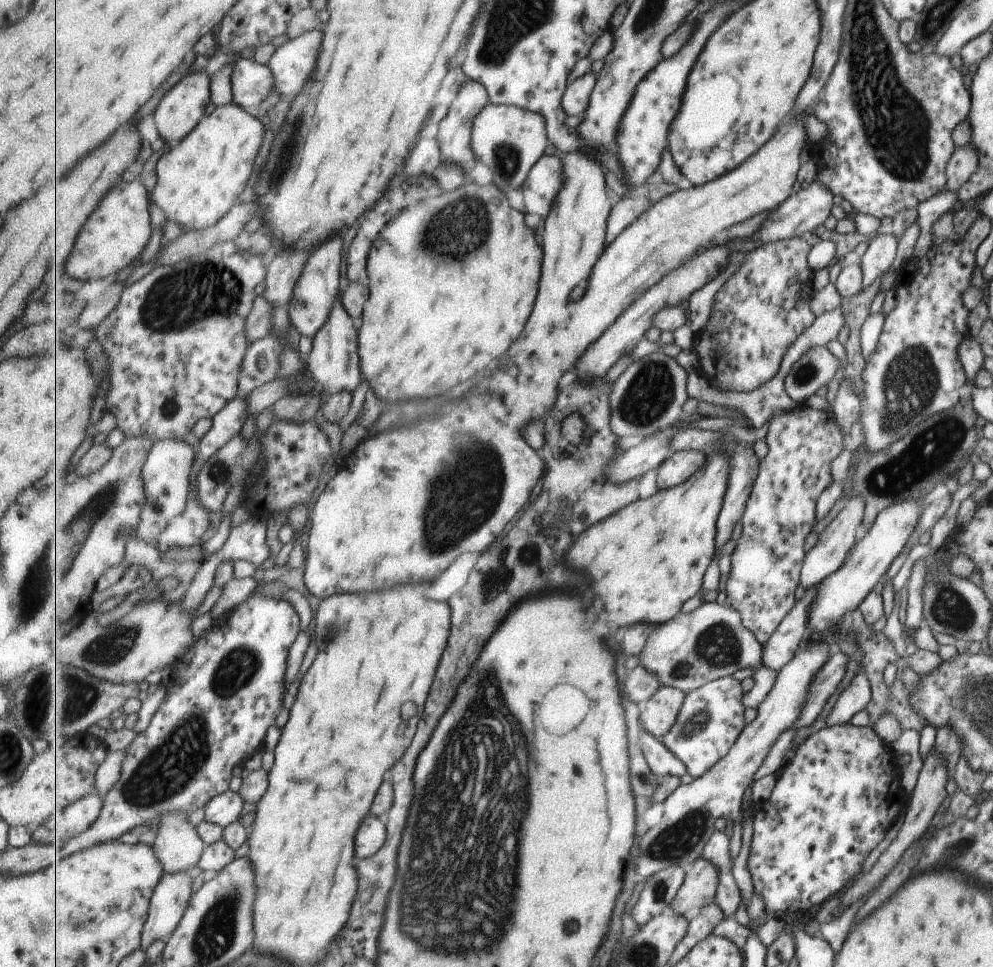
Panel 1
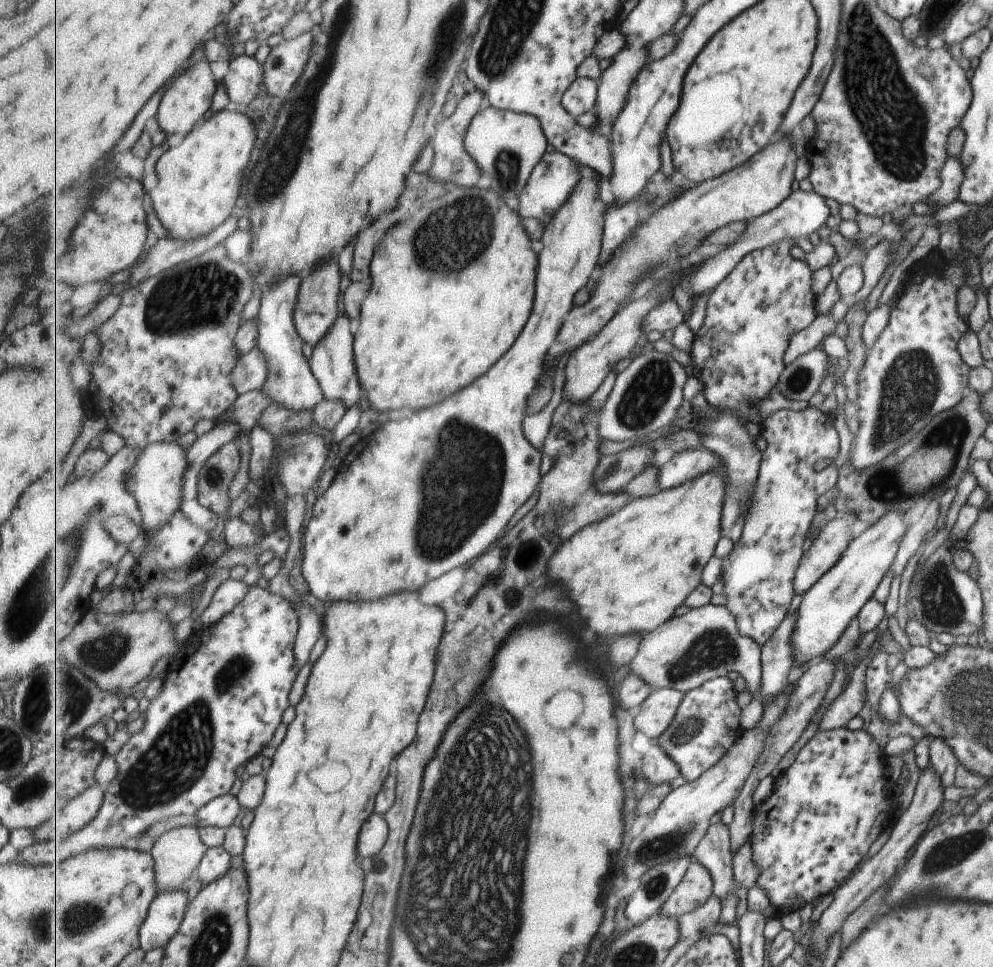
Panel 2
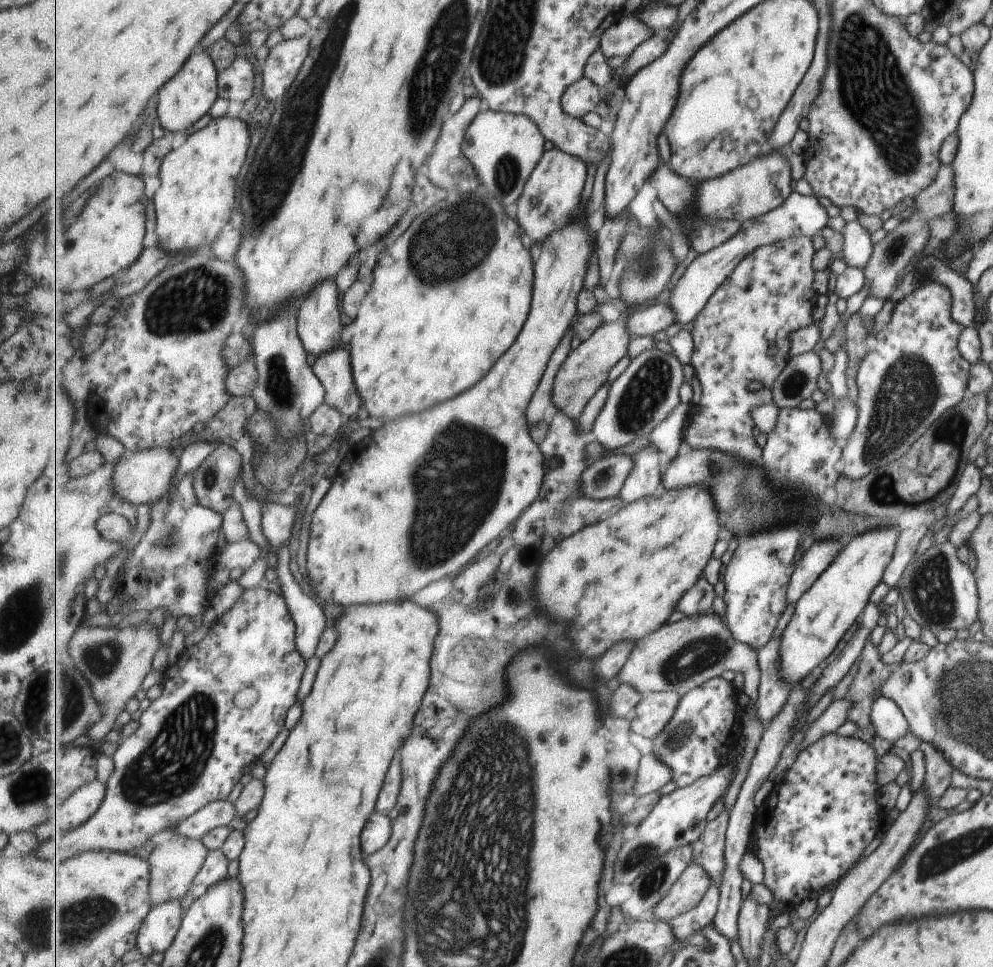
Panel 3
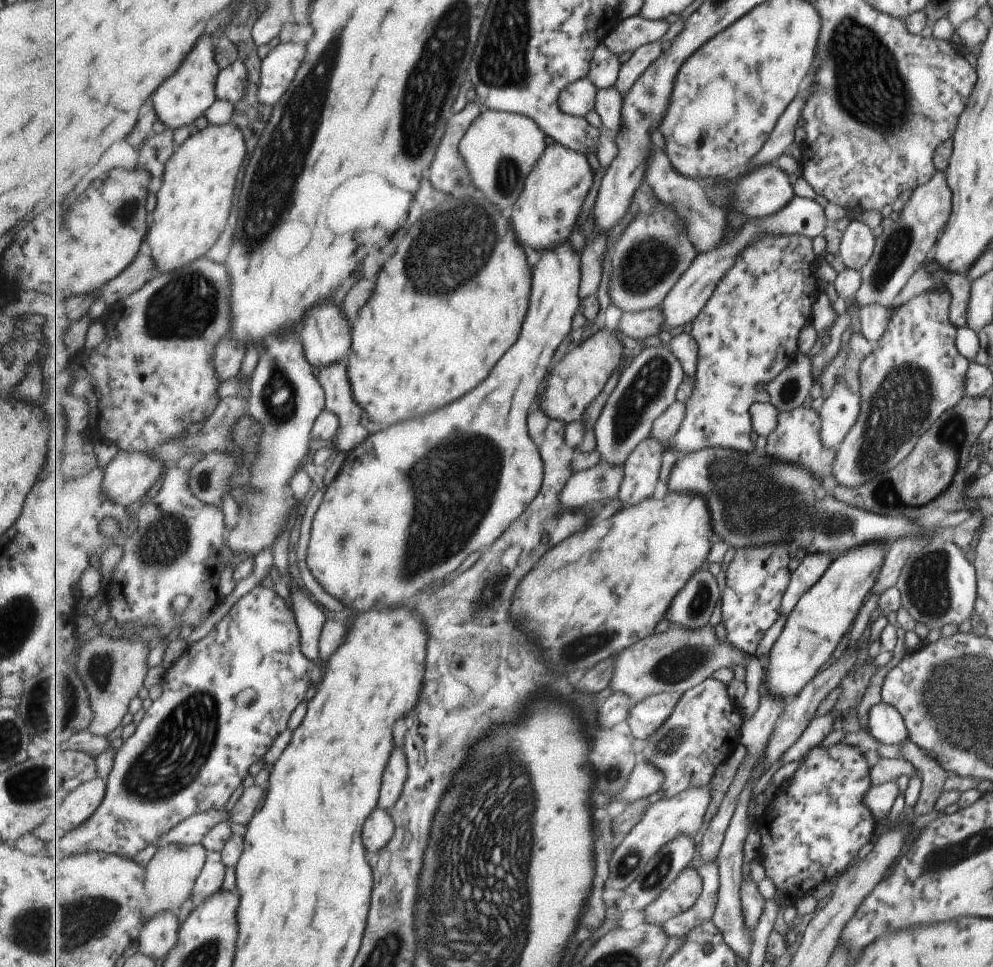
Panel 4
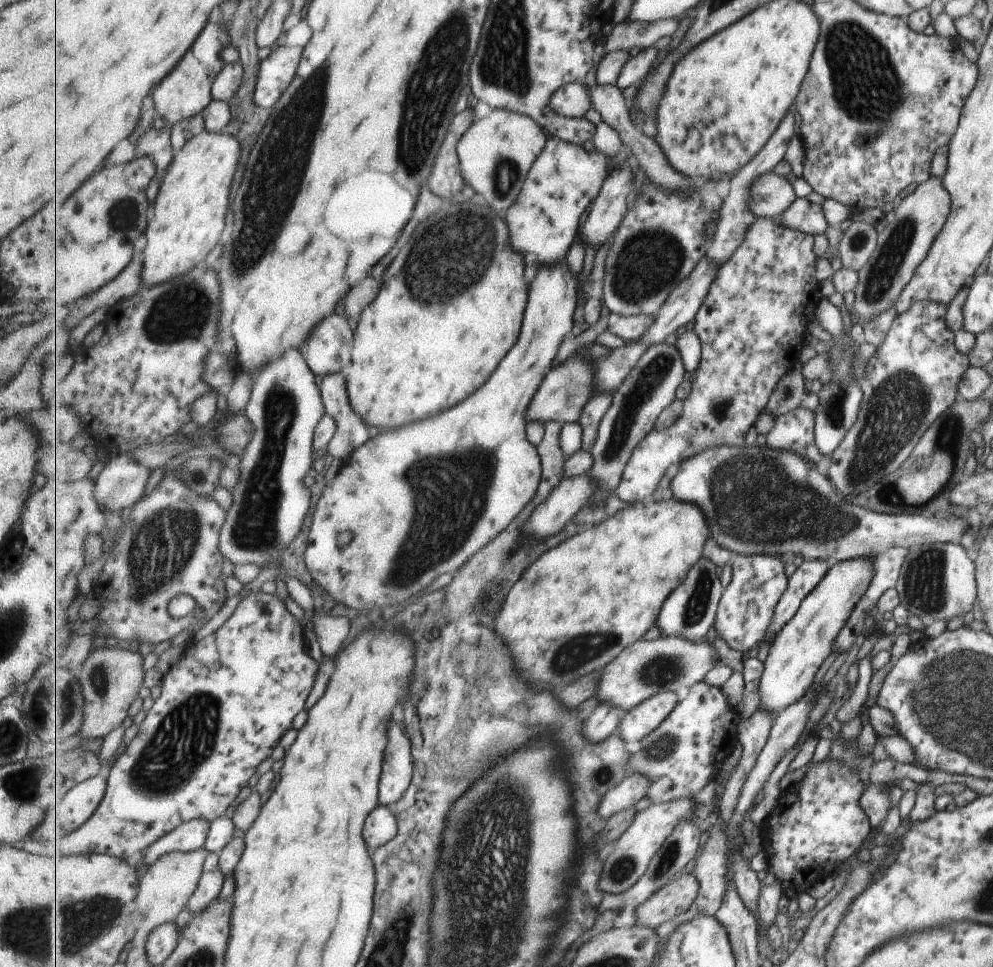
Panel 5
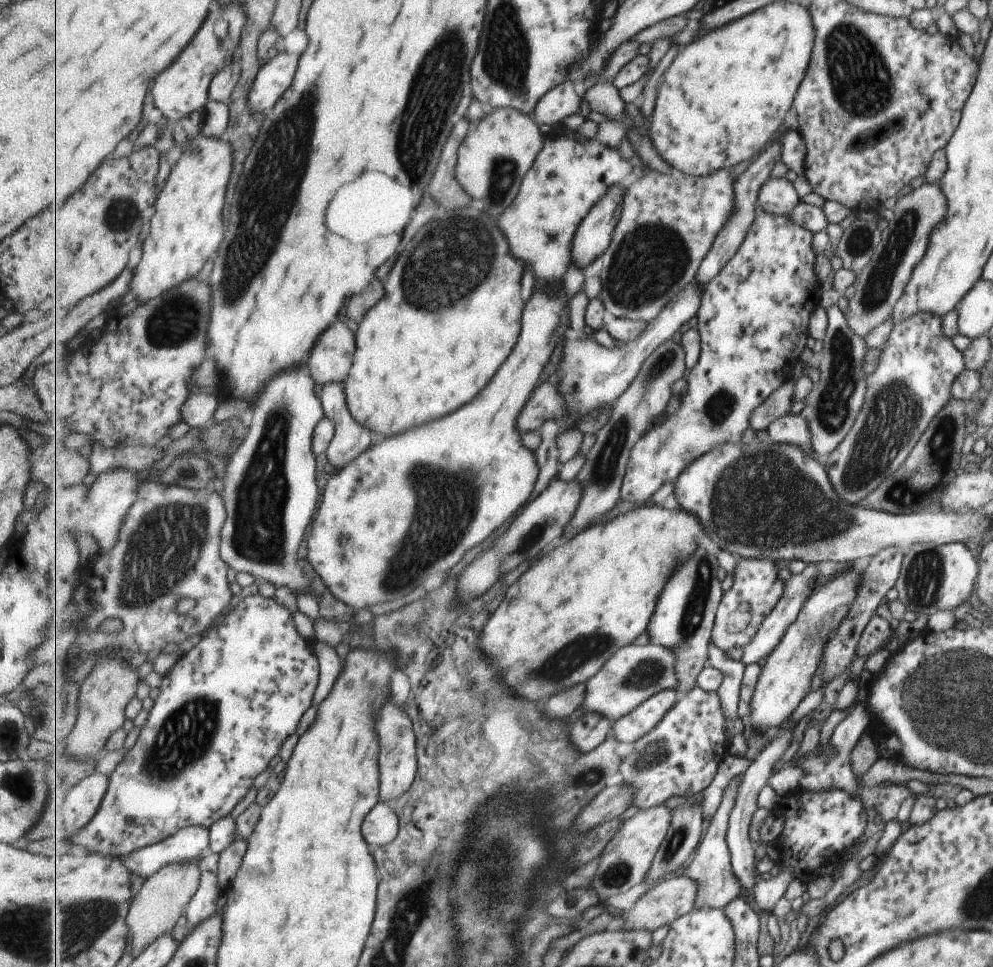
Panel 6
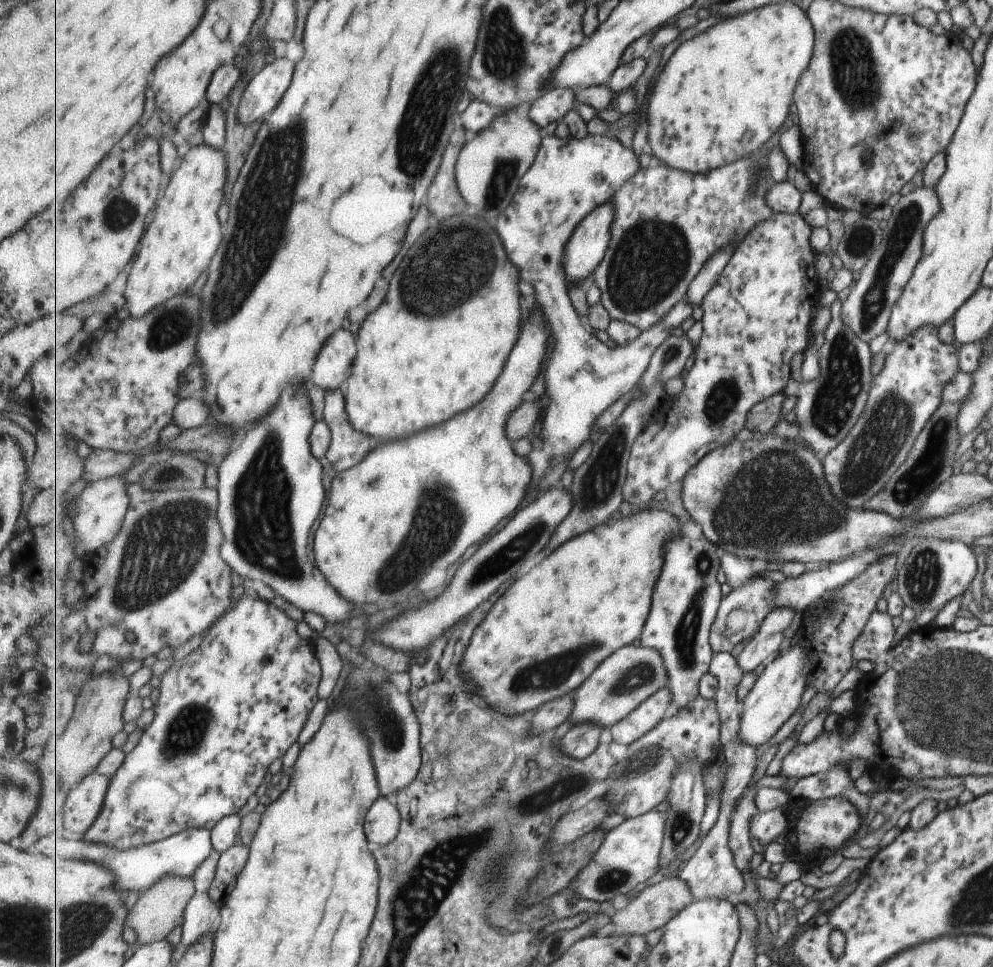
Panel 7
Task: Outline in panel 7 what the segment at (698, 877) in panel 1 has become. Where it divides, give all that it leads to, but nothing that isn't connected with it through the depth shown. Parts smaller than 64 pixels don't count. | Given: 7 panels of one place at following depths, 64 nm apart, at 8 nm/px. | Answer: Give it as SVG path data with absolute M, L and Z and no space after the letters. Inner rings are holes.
M679 876L646 886L625 908L617 911L616 917L612 921L615 924L612 935L633 936L633 934L649 934L651 930L661 929L669 924L677 914L683 912L687 906L691 906L694 899L688 882Z

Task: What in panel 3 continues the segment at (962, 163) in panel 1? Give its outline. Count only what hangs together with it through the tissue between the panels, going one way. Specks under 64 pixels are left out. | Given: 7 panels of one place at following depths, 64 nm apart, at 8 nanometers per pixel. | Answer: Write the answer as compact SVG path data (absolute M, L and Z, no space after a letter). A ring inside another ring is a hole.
M941 164L937 169L934 181L925 190L921 190L917 196L914 196L911 216L894 230L887 231L883 239L873 245L871 256L865 268L862 268L865 288L869 290L868 296L875 296L882 301L891 298L897 282L900 282L901 272L907 268L907 264L913 264L917 260L917 256L923 254L923 248L927 246L929 236L932 235L929 230L929 222L935 218L941 218L943 214L951 210L953 188L955 188L955 182L953 182L951 164L945 164L945 166Z

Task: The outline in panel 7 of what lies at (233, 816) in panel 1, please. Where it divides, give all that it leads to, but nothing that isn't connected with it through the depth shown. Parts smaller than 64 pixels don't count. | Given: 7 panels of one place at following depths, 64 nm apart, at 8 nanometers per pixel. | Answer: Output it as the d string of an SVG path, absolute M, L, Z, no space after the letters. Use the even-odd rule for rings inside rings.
M191 828L178 832L169 838L139 848L131 848L131 850L117 850L117 848L107 846L107 844L95 844L95 842L87 842L82 838L64 834L40 838L33 842L28 851L51 858L81 858L85 862L95 862L99 866L109 868L115 874L115 888L117 890L125 893L138 892L141 895L165 876L193 878L199 866L213 854L214 848L212 831Z

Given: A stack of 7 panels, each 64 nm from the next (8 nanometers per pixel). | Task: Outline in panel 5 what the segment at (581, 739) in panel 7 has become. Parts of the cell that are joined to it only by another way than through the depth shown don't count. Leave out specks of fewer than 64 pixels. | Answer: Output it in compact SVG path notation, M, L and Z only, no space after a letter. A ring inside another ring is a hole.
M599 703L583 724L583 734L591 744L607 740L613 733L619 732L625 714L615 704Z

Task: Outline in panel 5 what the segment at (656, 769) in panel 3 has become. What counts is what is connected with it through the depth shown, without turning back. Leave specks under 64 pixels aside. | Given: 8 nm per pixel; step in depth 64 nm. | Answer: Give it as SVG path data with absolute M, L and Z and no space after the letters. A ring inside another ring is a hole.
M631 772L625 782L621 782L611 792L607 792L607 796L601 800L598 810L600 818L611 818L621 810L634 807L649 794L649 788L651 788L651 782L649 778L645 778L645 774Z

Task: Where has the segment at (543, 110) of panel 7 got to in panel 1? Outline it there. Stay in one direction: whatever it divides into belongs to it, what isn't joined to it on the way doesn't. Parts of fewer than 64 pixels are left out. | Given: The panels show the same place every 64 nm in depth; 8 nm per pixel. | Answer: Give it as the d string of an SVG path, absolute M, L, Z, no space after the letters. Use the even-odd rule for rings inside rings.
M587 72L585 76L572 81L561 100L563 110L569 116L581 116L581 114L585 114L587 108L589 108L591 94L593 94L596 84L597 76L591 72Z

